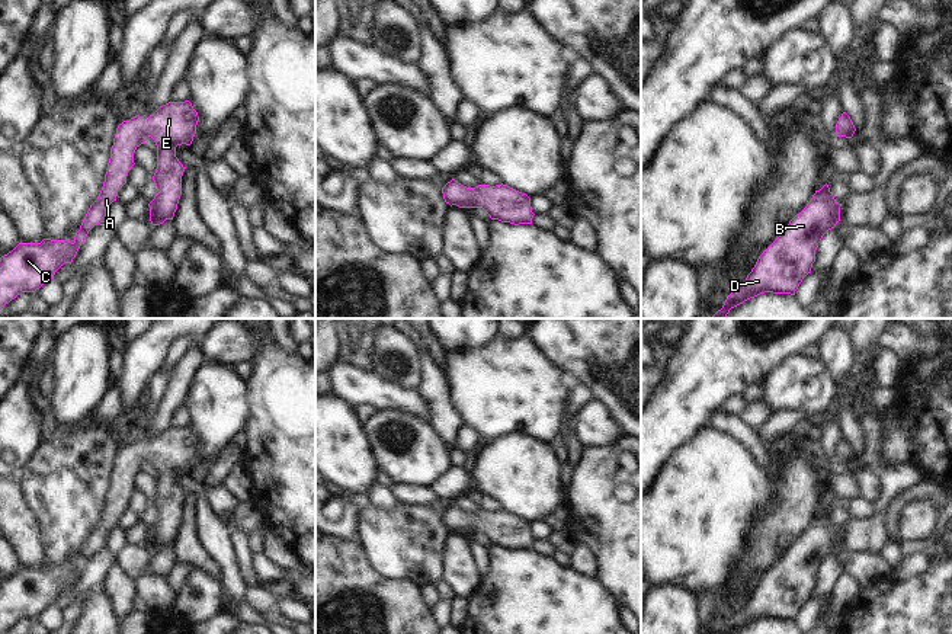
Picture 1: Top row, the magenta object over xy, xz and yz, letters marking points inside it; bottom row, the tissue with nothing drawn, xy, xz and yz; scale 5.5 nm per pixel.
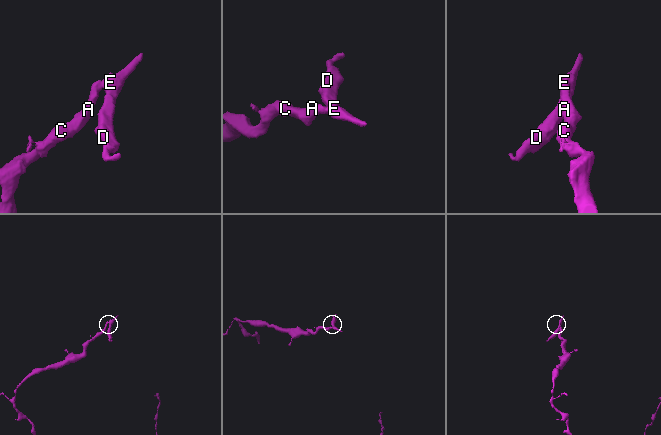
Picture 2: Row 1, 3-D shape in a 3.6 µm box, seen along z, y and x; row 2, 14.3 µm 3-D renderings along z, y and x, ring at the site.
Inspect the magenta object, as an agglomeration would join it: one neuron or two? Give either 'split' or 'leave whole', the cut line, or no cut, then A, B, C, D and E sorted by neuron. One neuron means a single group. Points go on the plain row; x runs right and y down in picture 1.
leave whole; no cut; A B C D E

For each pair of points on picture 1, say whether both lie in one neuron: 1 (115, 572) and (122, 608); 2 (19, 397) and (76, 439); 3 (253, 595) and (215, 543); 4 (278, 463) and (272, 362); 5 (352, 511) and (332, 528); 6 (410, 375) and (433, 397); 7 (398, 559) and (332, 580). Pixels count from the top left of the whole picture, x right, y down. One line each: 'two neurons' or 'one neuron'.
1: one neuron
2: two neurons
3: two neurons
4: one neuron
5: one neuron
6: two neurons
7: two neurons

